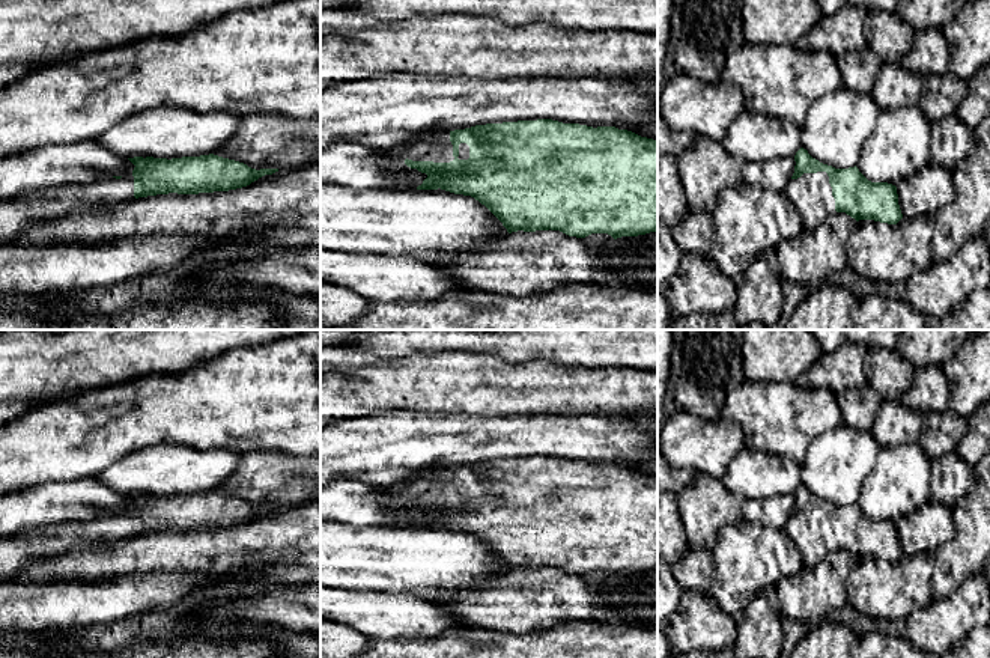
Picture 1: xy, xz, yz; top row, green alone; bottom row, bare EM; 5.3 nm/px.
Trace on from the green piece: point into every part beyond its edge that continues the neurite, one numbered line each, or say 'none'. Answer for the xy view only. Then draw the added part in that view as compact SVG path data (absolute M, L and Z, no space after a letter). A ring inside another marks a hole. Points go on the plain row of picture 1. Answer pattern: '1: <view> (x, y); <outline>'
1: xy (15, 550); M105 512L90 522L66 522L18 535L0 538L0 583L14 581L33 559L59 557L92 547L113 547L134 538L134 513L120 516Z

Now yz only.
1: yz (811, 532); M826 509L790 516L784 530L799 550L803 566L815 566L835 550L835 536Z

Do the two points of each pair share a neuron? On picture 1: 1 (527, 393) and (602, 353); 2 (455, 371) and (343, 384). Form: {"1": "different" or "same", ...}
{"1": "different", "2": "same"}

